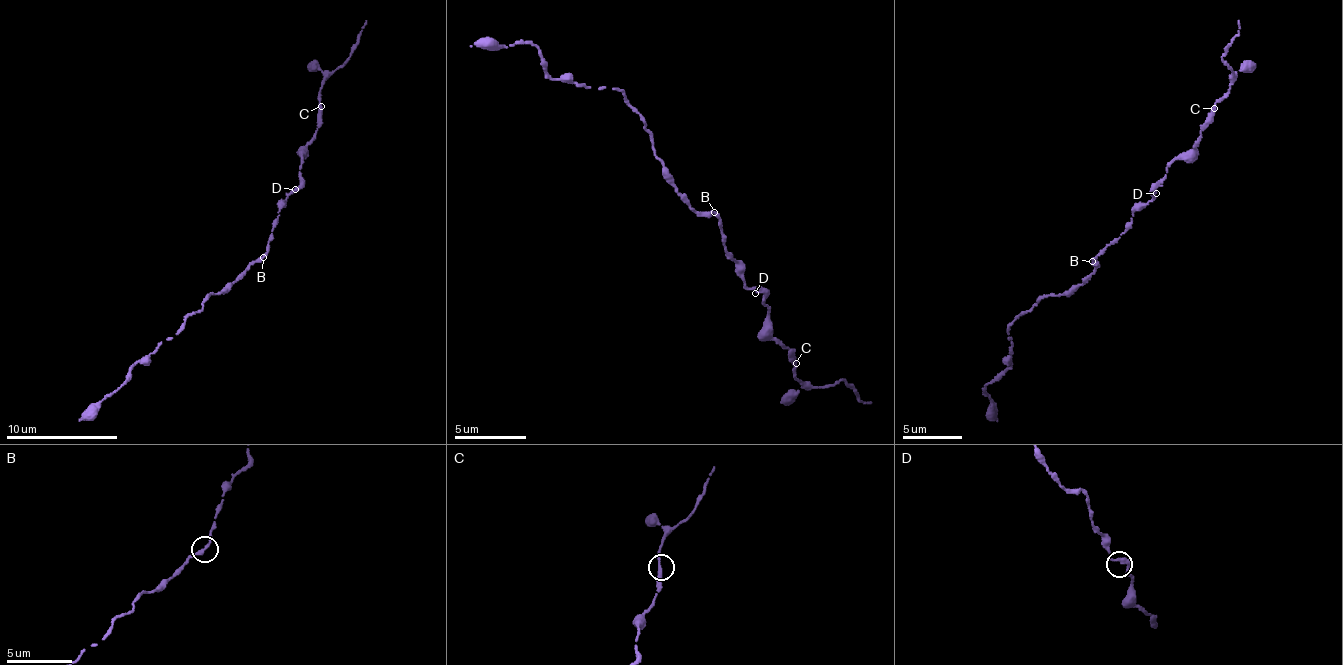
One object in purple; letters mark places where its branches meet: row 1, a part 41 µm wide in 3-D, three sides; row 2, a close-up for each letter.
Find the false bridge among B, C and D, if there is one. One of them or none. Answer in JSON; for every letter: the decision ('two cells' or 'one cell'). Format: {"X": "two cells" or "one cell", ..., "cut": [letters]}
{"B": "one cell", "C": "one cell", "D": "one cell", "cut": []}

